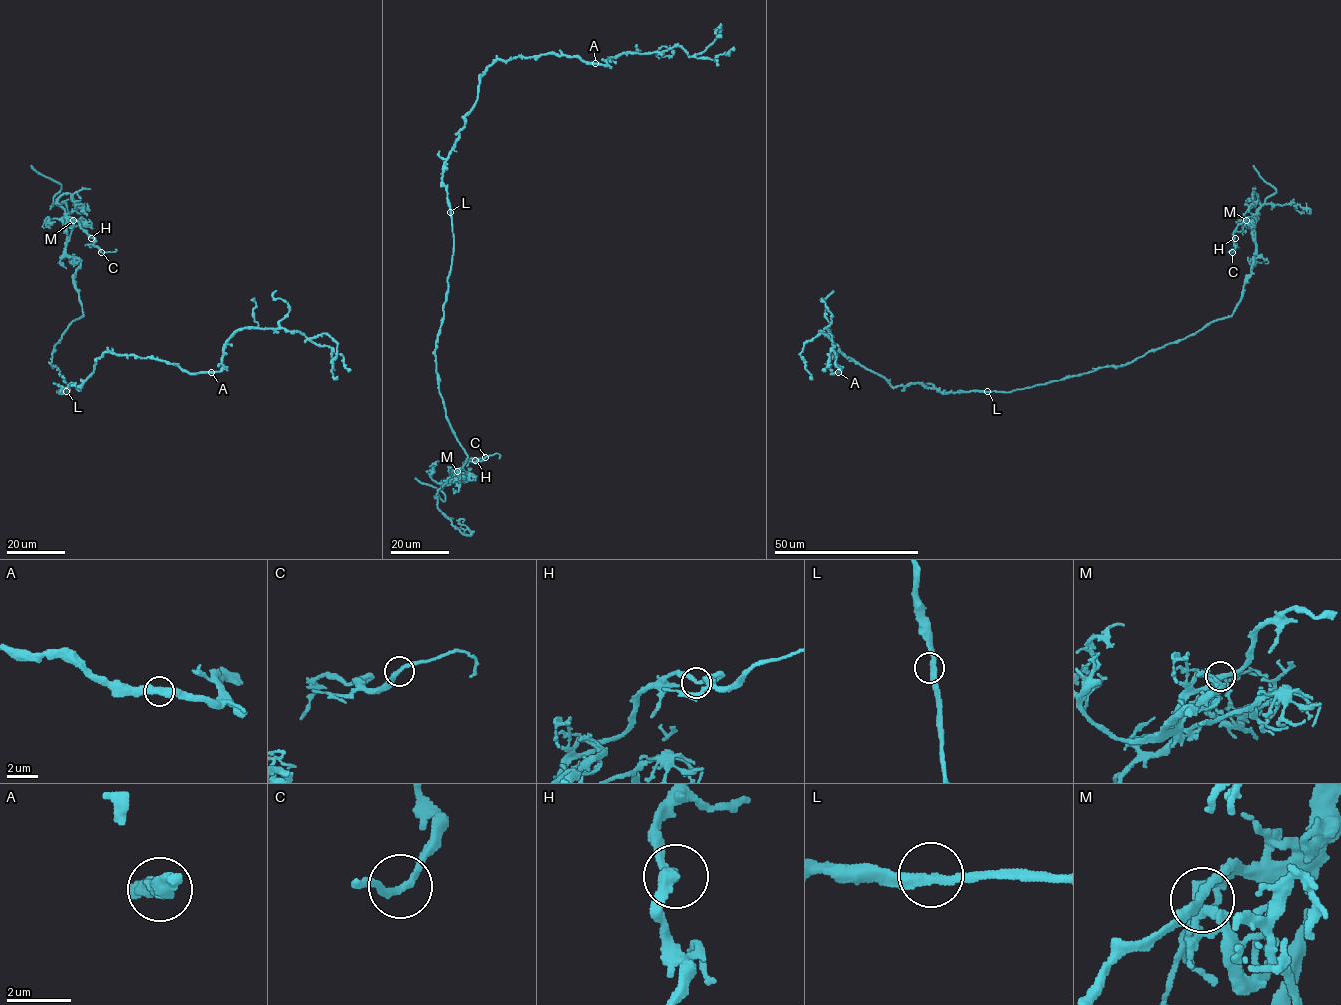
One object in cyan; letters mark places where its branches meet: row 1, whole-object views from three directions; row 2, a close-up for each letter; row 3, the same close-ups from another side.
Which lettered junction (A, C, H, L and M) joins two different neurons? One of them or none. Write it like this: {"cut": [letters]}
{"cut": []}

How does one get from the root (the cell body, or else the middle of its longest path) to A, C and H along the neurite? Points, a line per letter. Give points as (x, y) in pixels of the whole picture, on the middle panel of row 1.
A: (451, 211), (442, 165), (464, 127), (465, 115), (477, 100), (482, 73), (498, 59), (549, 53), (595, 63)
C: (451, 211), (436, 372), (467, 457), (464, 478), (448, 480), (485, 457)
H: (451, 211), (453, 249), (436, 372), (447, 420), (467, 457), (458, 471), (464, 478), (448, 480), (475, 460)

